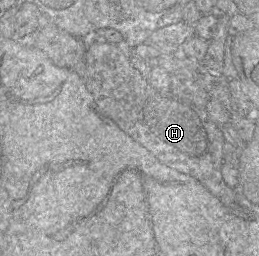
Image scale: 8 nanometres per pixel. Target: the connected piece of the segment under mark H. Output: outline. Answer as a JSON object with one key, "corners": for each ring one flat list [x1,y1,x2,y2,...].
{"corners":[[100,39,89,40,85,53,84,81,100,112,112,119,121,130,146,148,159,162,195,178,226,206,239,206,236,203,236,194,239,190,227,186,221,174,223,138,220,128,209,118,205,108,198,108,171,91,154,88,131,64,132,48,134,47,128,47,124,40,119,43,109,43]]}

